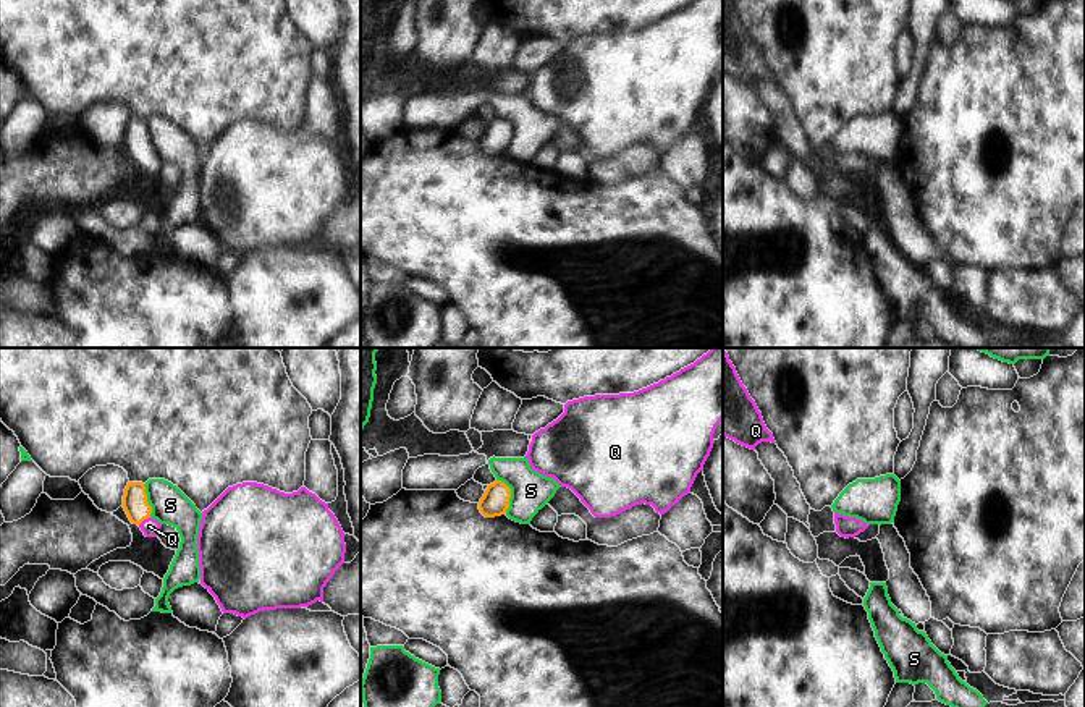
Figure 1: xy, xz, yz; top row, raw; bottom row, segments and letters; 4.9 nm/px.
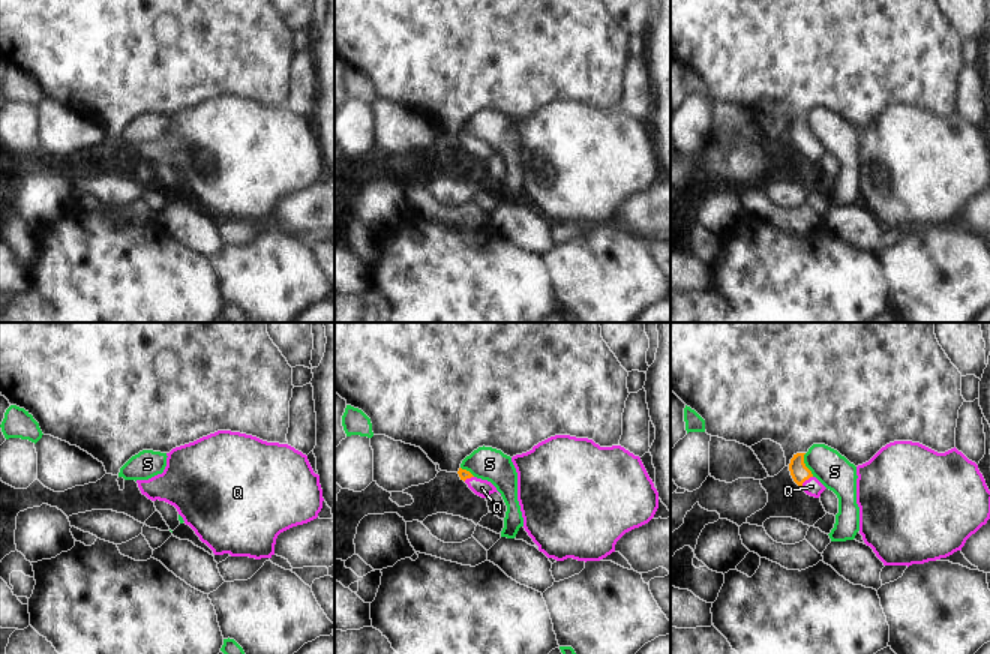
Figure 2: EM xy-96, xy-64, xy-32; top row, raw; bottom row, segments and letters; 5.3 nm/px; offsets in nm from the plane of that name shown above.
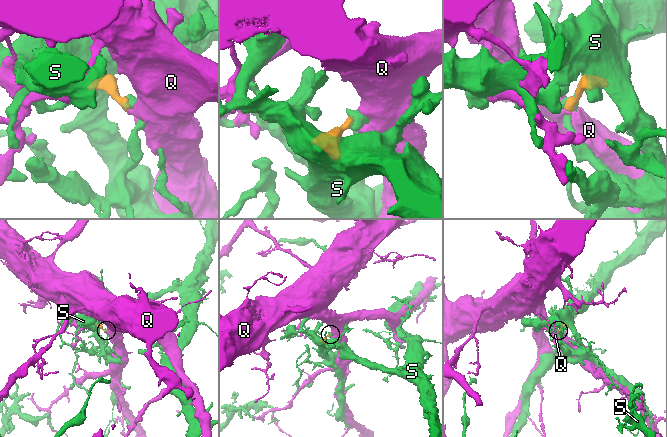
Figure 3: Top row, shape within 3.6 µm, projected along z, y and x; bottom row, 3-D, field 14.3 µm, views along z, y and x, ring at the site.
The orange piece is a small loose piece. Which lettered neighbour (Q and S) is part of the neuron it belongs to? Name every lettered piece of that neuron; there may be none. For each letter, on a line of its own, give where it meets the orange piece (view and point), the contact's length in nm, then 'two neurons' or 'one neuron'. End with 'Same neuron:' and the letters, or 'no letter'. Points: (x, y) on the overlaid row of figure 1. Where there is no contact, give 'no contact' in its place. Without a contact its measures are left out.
Q: meets orange in xy at (143, 520); contact 80 nm long; one neuron
S: meets orange in xz at (510, 494); contact 180 nm long; two neurons
Same neuron: Q

